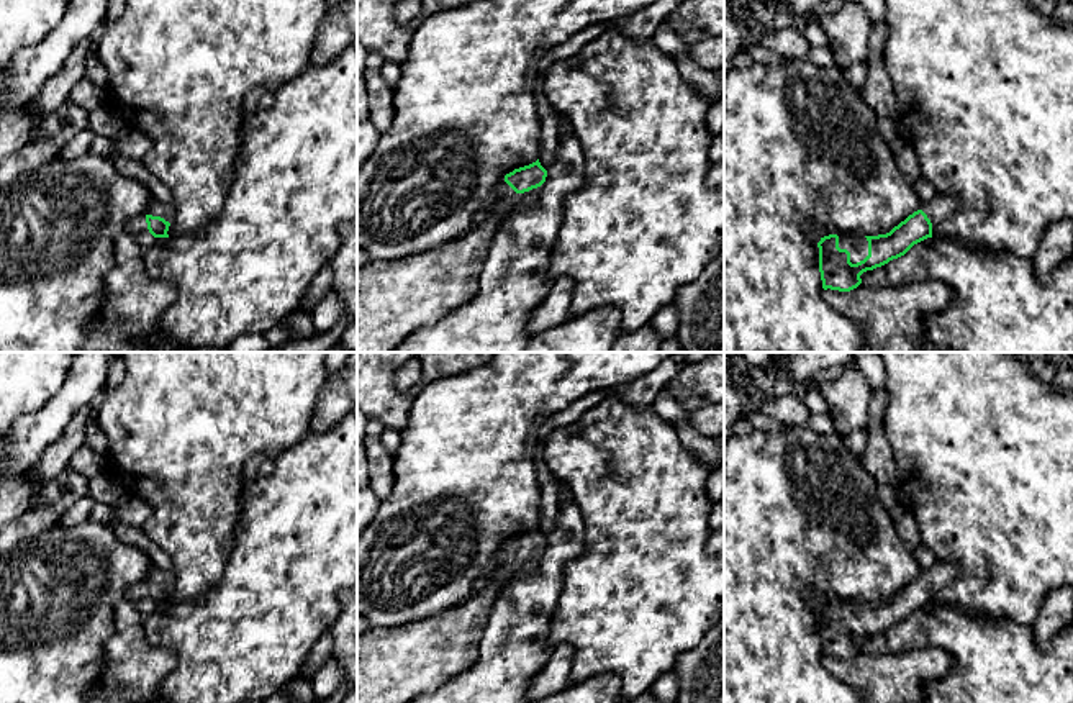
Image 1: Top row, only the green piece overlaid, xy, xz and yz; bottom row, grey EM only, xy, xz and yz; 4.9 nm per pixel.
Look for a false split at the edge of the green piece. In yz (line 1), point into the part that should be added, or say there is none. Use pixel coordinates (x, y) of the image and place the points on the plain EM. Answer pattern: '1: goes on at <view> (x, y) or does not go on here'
1: goes on at yz (939, 576)

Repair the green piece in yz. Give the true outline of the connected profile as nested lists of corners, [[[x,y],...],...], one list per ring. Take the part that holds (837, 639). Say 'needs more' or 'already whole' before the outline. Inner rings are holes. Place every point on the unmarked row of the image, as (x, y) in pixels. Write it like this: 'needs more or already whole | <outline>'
needs more | [[[937,562],[886,601],[821,605],[817,615],[822,655],[857,655],[863,639],[881,634],[904,623],[914,611],[932,605],[932,593],[950,585],[957,572],[955,562]]]

